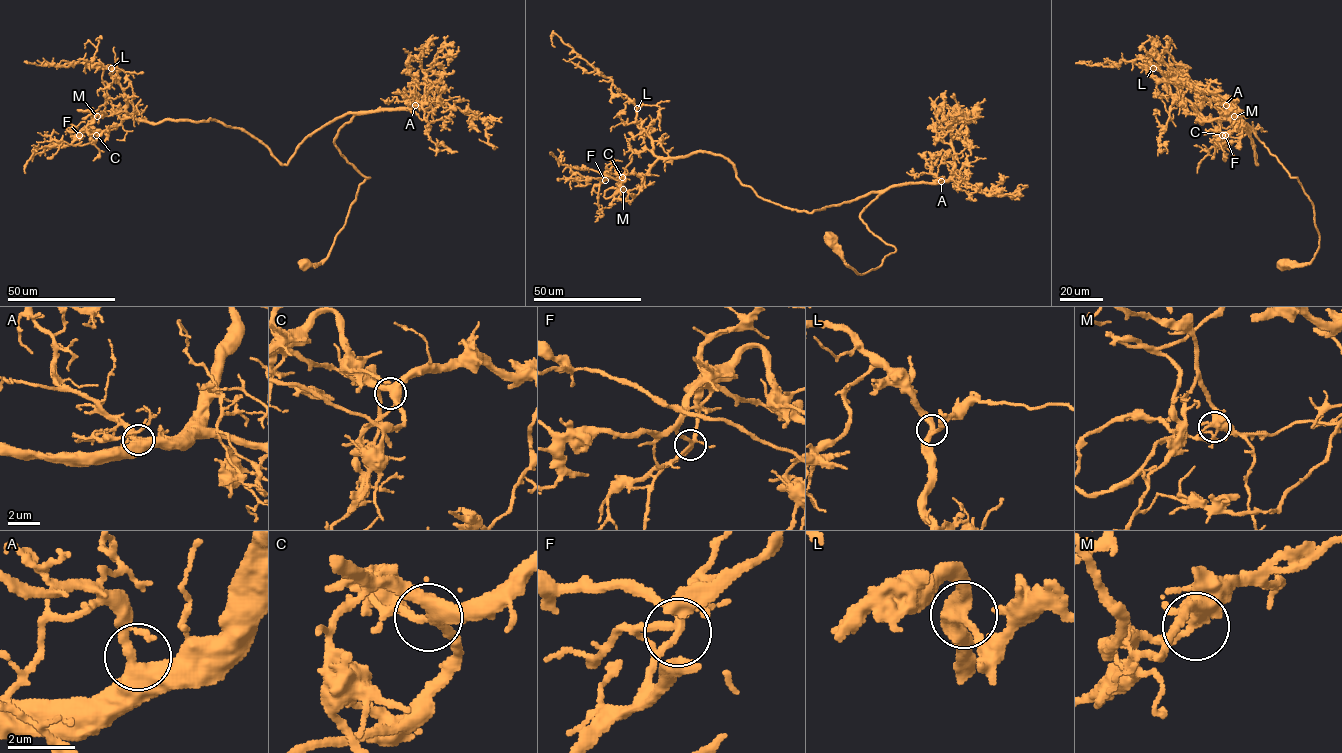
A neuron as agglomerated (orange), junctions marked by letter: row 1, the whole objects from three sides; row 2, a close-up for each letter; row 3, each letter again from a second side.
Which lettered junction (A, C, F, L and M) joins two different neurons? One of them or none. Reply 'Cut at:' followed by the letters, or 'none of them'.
Cut at: M

